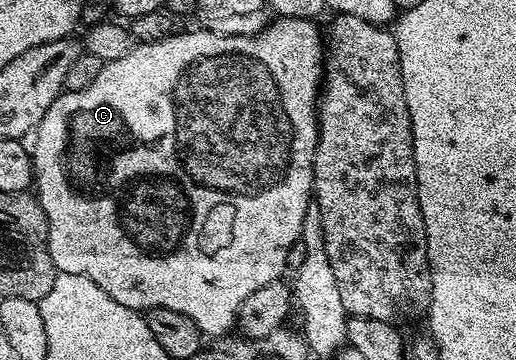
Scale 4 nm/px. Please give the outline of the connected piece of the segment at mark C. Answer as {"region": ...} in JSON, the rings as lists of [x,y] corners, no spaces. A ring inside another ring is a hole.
{"region":[[[279,17],[274,21],[271,21],[266,29],[259,34],[219,34],[213,28],[197,28],[198,30],[186,30],[183,34],[174,32],[155,42],[138,42],[127,54],[120,56],[120,60],[112,60],[103,64],[100,68],[100,76],[96,76],[96,80],[92,80],[92,84],[79,90],[66,90],[59,94],[55,102],[45,112],[43,119],[40,120],[32,138],[34,139],[32,161],[34,163],[36,197],[38,203],[44,208],[46,219],[50,225],[50,255],[54,261],[55,271],[63,274],[88,276],[88,280],[92,280],[97,286],[104,288],[104,292],[108,292],[114,300],[124,304],[124,308],[132,308],[139,312],[145,312],[152,308],[172,308],[173,311],[178,311],[191,318],[203,335],[226,334],[233,326],[235,329],[244,300],[248,300],[248,296],[252,296],[252,292],[256,292],[256,288],[264,288],[269,282],[279,281],[283,277],[282,269],[286,266],[286,257],[289,256],[290,249],[293,246],[295,249],[296,243],[301,239],[304,212],[308,212],[314,193],[314,149],[318,143],[318,111],[316,107],[320,101],[320,87],[324,81],[324,34],[323,31],[322,34],[318,31],[317,21],[309,18]]]}

